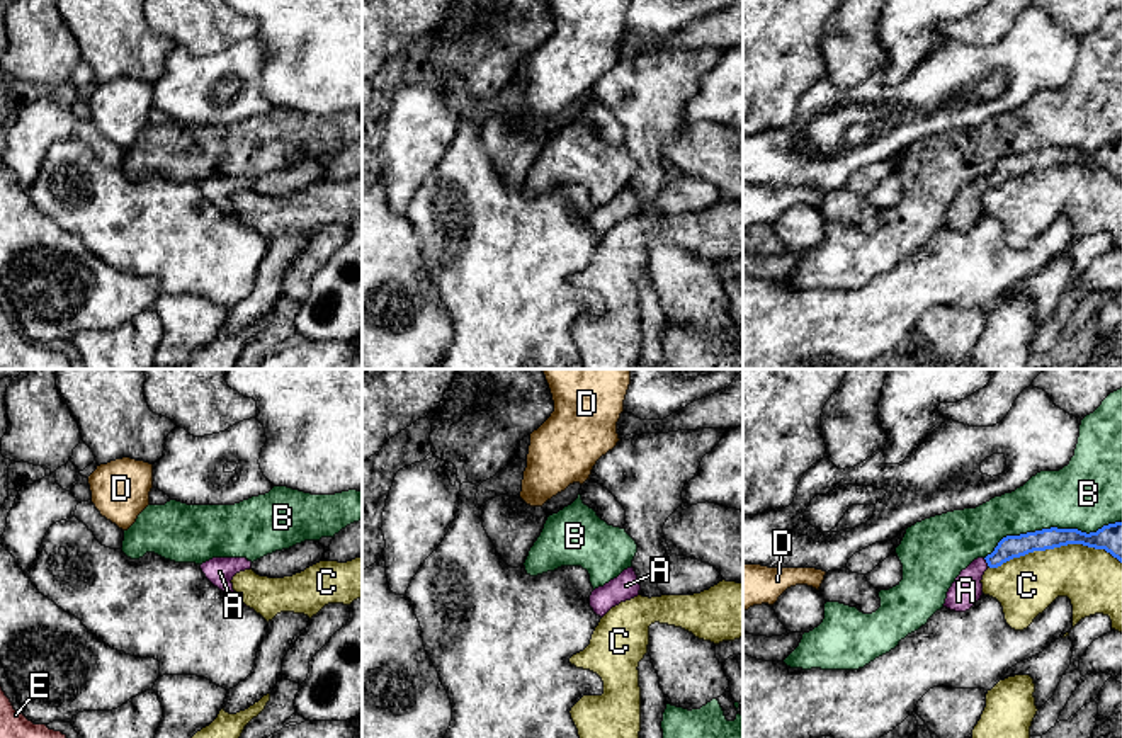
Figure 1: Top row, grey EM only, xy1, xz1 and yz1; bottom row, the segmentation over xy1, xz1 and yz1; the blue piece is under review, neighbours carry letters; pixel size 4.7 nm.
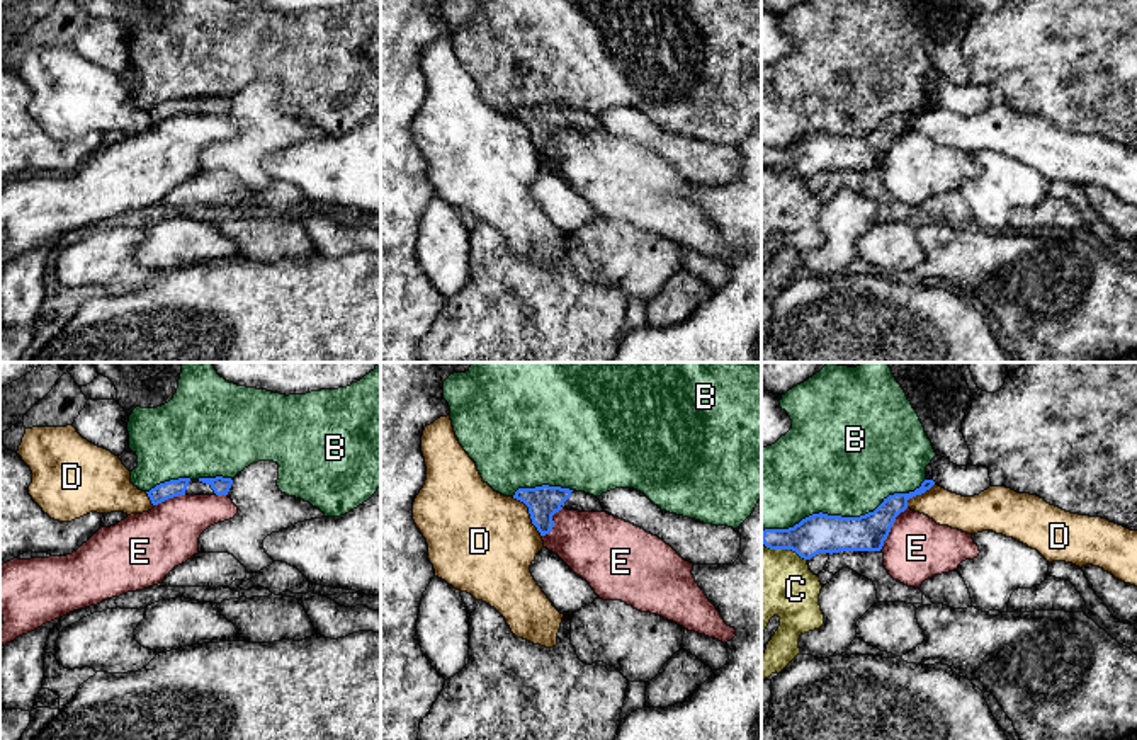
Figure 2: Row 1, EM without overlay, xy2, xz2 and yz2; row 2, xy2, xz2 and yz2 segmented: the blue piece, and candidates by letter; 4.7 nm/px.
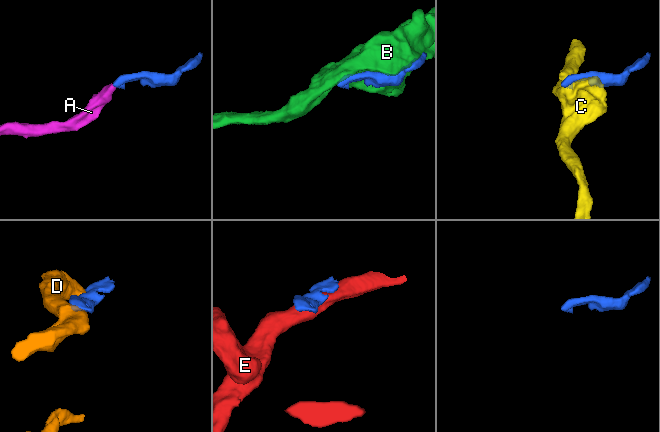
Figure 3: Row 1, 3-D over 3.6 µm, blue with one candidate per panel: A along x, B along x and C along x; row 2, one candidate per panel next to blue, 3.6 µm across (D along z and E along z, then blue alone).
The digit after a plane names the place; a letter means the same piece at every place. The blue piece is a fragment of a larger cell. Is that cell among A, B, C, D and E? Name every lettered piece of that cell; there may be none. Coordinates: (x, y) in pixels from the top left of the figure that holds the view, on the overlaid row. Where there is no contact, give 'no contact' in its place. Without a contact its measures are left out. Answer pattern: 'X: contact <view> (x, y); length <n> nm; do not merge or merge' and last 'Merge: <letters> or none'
A: contact yz1 (986, 562); length 50 nm; merge
B: contact yz2 (845, 518); length 800 nm; do not merge
C: contact yz1 (1054, 546); length 650 nm; do not merge
D: contact xz2 (529, 512); length 240 nm; do not merge
E: contact yz2 (891, 526); length 240 nm; do not merge
Merge: A

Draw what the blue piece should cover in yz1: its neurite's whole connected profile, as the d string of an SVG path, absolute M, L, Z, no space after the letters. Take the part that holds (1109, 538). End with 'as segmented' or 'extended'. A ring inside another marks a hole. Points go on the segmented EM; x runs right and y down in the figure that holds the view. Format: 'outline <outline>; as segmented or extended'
outline M1122 522L1103 525L1090 534L1078 529L1051 527L1020 536L1006 536L998 542L991 554L974 559L960 571L947 592L944 607L955 612L969 610L983 595L981 580L988 568L998 568L1013 558L1034 551L1054 549L1068 544L1105 549L1122 563Z; extended

